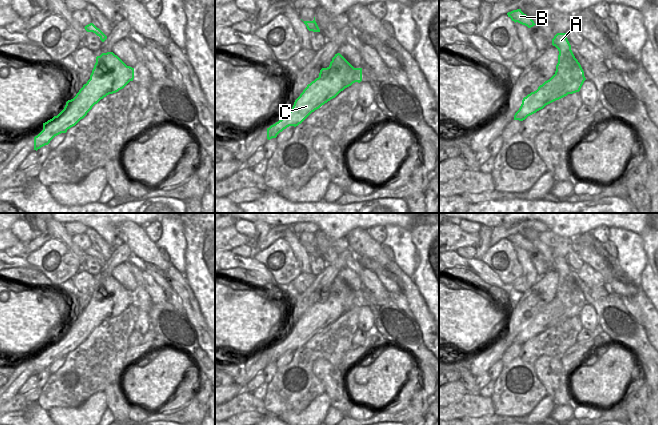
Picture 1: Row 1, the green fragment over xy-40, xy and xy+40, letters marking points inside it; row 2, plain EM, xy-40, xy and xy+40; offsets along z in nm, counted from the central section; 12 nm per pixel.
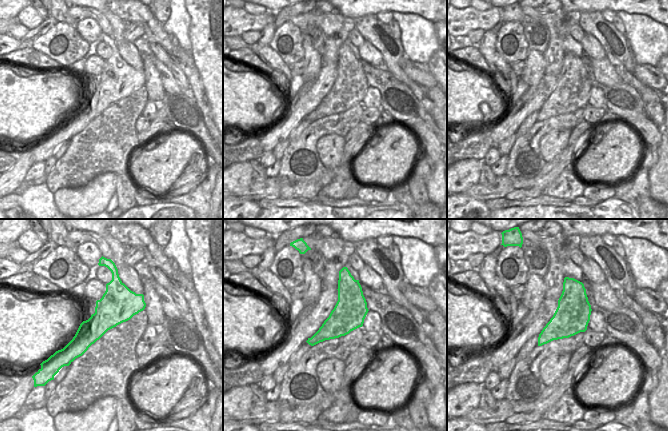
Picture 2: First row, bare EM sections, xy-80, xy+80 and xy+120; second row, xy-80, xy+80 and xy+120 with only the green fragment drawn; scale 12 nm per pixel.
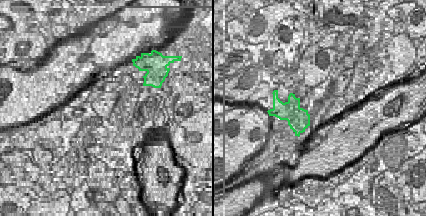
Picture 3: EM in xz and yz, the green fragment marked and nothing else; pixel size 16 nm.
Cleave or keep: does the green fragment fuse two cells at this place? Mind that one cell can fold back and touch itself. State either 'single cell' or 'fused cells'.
fused cells

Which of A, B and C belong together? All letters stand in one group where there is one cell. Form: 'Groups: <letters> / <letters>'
Groups: A / B C

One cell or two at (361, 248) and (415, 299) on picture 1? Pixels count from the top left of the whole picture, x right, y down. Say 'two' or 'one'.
one

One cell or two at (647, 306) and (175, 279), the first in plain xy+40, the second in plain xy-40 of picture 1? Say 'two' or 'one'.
one

